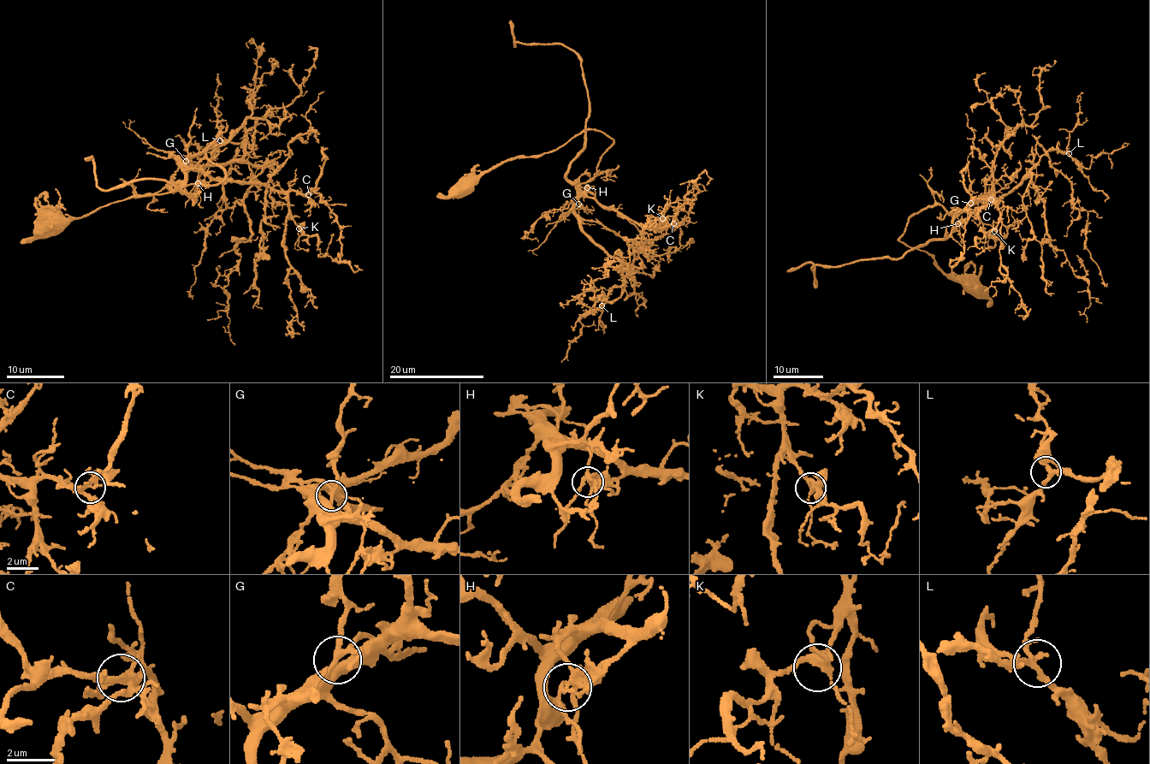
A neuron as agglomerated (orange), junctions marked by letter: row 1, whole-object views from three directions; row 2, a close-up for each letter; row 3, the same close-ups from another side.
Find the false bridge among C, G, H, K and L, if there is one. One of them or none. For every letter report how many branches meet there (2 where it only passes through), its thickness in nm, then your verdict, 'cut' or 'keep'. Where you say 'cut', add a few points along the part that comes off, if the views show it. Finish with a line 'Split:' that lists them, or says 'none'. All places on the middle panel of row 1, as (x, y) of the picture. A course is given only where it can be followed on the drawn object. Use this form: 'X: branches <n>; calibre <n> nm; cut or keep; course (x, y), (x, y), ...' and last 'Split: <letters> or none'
C: branches 4; calibre 240 nm; keep
G: branches 4; calibre 200 nm; keep
H: branches 4; calibre 240 nm; keep
K: branches 4; calibre 300 nm; keep
L: branches 4; calibre 240 nm; keep
Split: none

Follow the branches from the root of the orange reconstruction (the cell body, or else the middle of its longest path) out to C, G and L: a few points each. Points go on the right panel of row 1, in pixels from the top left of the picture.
C: (960, 213), (964, 209), (974, 210), (991, 200), (998, 200), (997, 198), (991, 199)
G: (960, 213), (969, 203)
L: (960, 213), (976, 200), (1000, 197), (1016, 187), (1039, 159), (1049, 151), (1069, 153)

